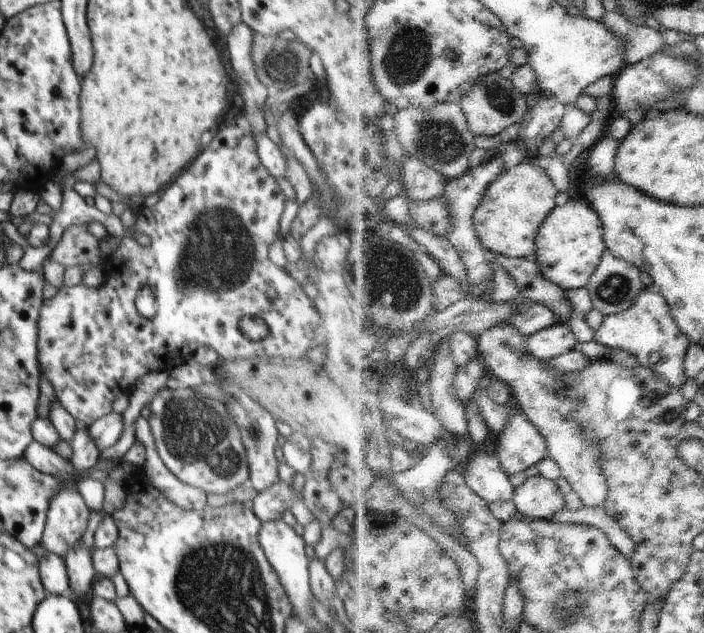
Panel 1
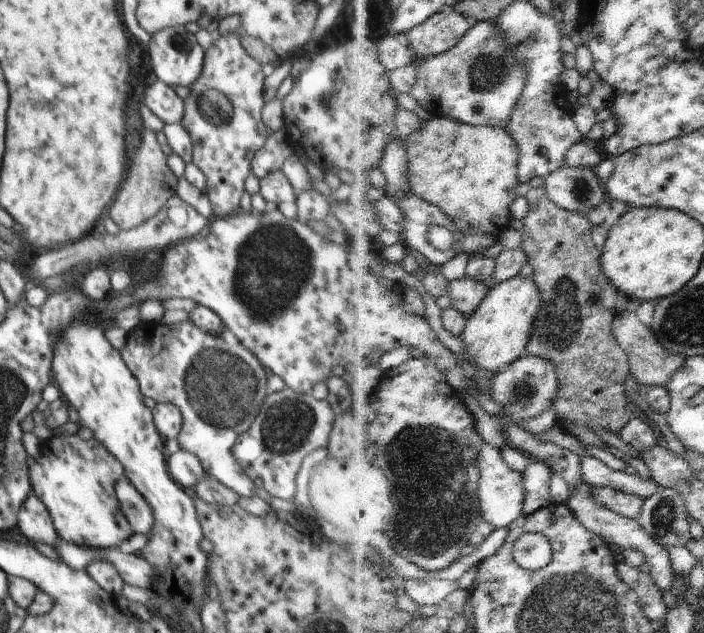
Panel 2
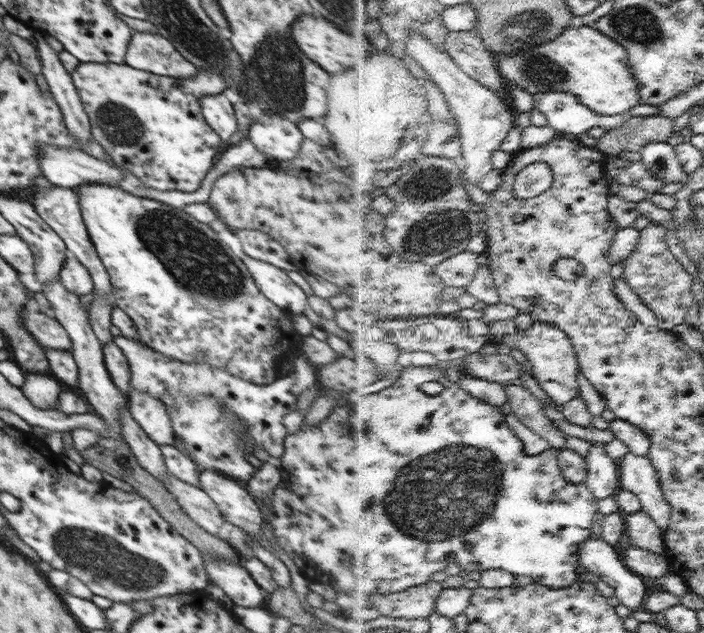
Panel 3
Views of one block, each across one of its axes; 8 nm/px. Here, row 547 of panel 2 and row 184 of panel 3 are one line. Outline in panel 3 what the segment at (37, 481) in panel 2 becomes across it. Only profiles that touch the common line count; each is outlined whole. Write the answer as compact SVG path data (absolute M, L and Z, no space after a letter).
M92 183L74 187L73 190L78 192L78 198L80 198L78 202L80 202L83 222L90 236L90 241L110 275L115 306L121 308L133 320L136 331L138 331L140 340L144 345L163 355L180 360L180 362L202 362L219 369L226 369L226 372L230 372L232 376L238 376L238 378L250 381L252 384L270 384L279 377L279 372L276 372L278 360L284 356L284 352L288 348L298 348L300 346L300 340L303 340L303 337L294 328L292 316L282 310L280 306L276 306L274 302L268 300L260 292L260 289L254 282L254 278L250 276L250 270L246 268L243 260L234 254L226 244L224 246L220 244L218 250L216 250L216 238L218 238L216 232L212 232L206 224L196 222L184 210L178 210L178 208L172 208L170 205L166 206L166 204L157 200L149 199L145 194L136 192L125 185Z

